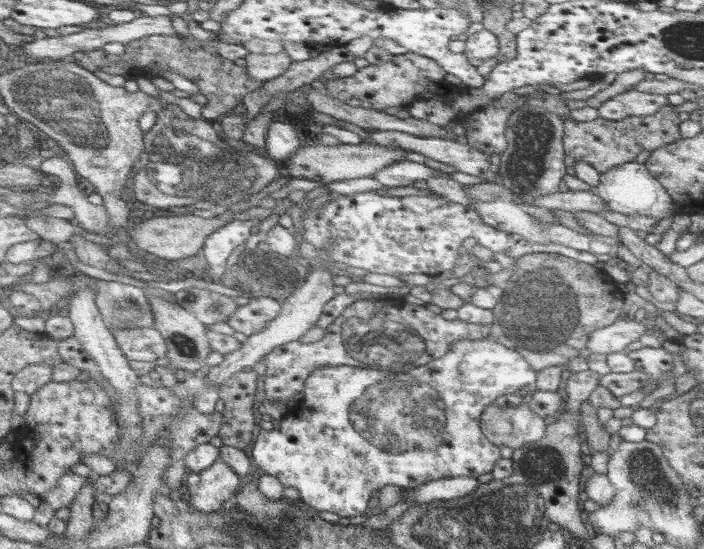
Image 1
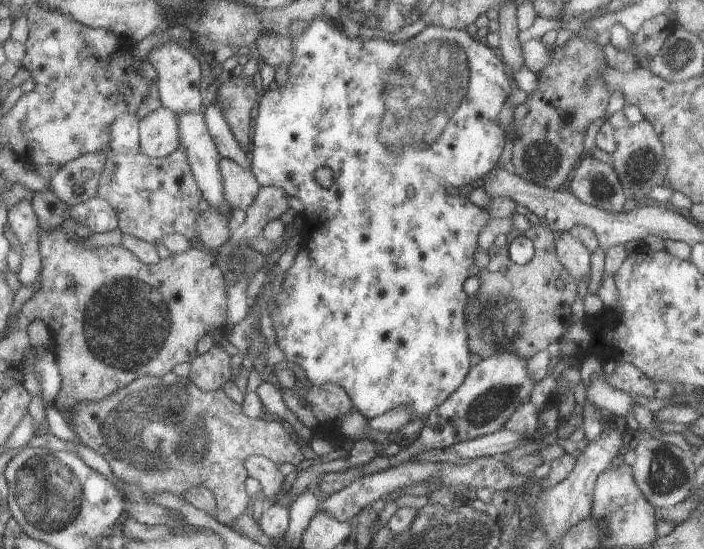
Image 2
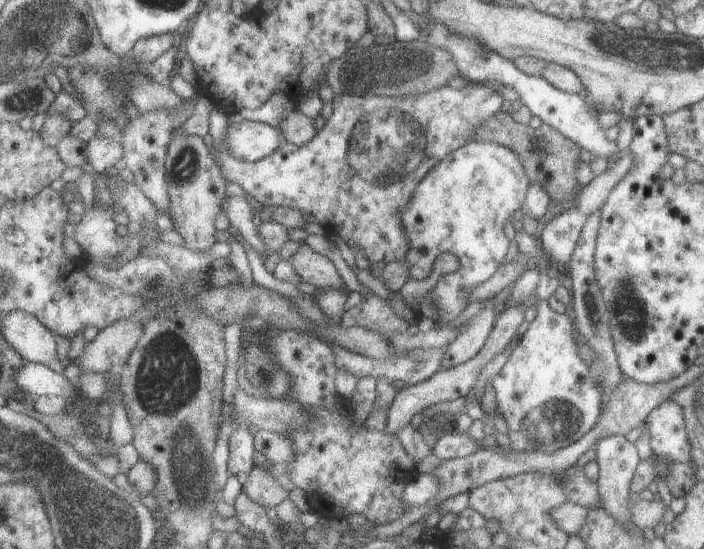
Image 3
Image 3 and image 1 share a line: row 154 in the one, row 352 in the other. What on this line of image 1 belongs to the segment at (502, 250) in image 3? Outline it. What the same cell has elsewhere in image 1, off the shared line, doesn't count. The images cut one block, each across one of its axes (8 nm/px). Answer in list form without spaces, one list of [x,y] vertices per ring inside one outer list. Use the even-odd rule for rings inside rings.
[[[486,337],[482,340],[458,340],[454,342],[448,352],[445,352],[440,358],[435,358],[432,362],[418,366],[418,368],[410,368],[410,372],[400,372],[398,376],[392,374],[384,374],[382,370],[370,370],[370,368],[354,368],[354,364],[336,364],[333,366],[320,367],[315,370],[306,379],[303,390],[304,399],[300,400],[295,407],[288,410],[281,419],[278,428],[263,425],[258,431],[254,448],[252,450],[252,462],[255,466],[259,466],[265,474],[277,478],[280,484],[285,488],[296,488],[300,494],[300,501],[308,506],[315,508],[317,511],[334,512],[338,516],[353,517],[364,514],[368,508],[368,501],[372,498],[375,490],[380,490],[386,485],[401,486],[402,489],[417,488],[420,485],[427,484],[432,480],[448,479],[466,476],[468,478],[476,478],[483,474],[491,473],[495,469],[495,464],[502,458],[499,446],[490,442],[488,437],[483,433],[481,417],[484,409],[488,404],[493,404],[494,400],[504,394],[531,394],[538,390],[538,372],[536,372],[530,364],[514,349],[502,346],[498,342],[494,342],[492,338]],[[388,376],[390,384],[384,386],[384,378]],[[368,386],[372,386],[372,390],[366,390]],[[354,416],[354,418],[352,418]],[[372,426],[374,426],[374,434],[372,434]],[[364,436],[364,438],[362,438]]]

